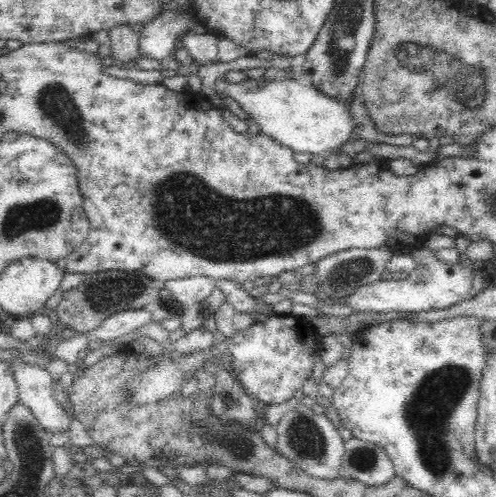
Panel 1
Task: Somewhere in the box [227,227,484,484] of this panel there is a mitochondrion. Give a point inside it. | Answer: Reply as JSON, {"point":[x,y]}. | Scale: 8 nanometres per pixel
{"point":[428,412]}

